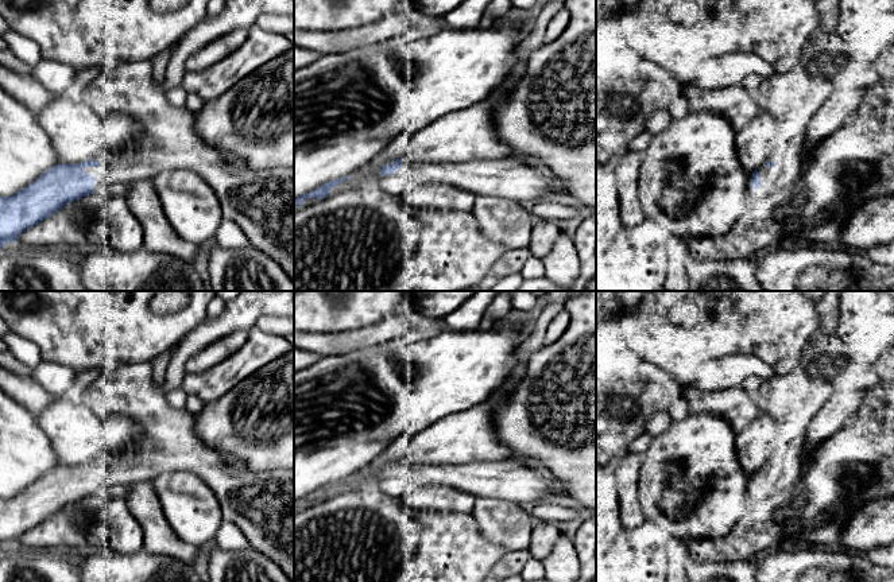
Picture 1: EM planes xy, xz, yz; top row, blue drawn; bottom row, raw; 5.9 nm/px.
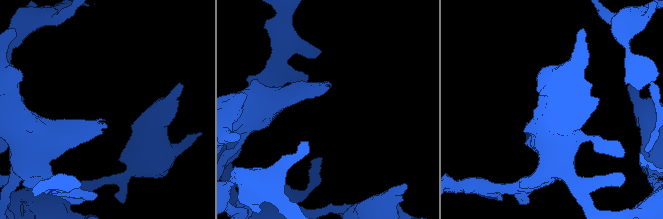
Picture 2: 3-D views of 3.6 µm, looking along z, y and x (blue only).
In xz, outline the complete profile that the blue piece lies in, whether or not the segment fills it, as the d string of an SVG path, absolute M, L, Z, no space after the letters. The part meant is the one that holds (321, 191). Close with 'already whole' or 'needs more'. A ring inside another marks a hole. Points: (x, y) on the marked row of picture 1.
M348 175L334 179L334 181L329 181L326 183L324 183L322 186L298 197L294 199L294 209L299 207L302 205L303 201L309 199L309 198L320 198L320 199L325 199L326 195L329 194L329 190L340 183L342 183L345 179L348 178Z; already whole

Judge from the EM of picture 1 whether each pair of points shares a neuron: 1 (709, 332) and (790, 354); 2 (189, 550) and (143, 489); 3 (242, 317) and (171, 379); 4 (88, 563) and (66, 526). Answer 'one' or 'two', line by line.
1: one
2: one
3: one
4: two

